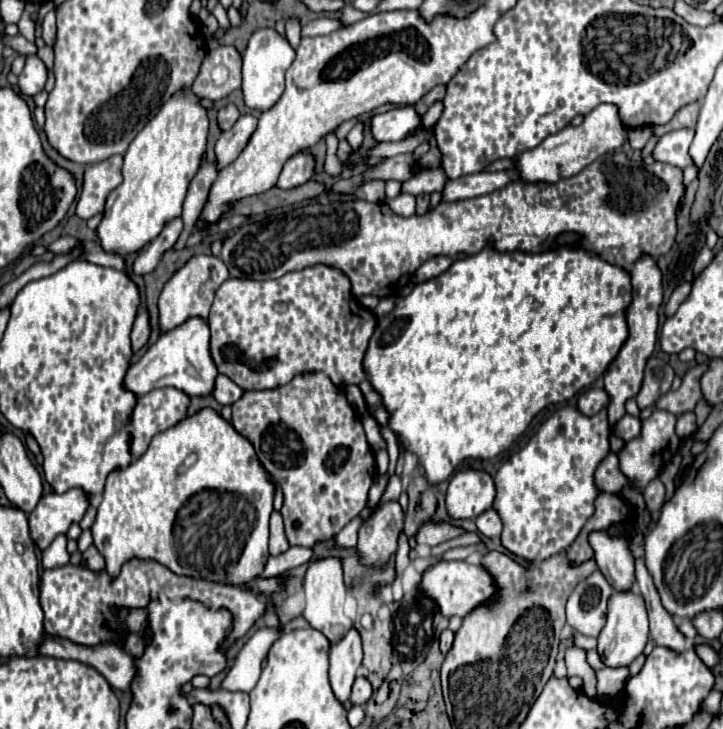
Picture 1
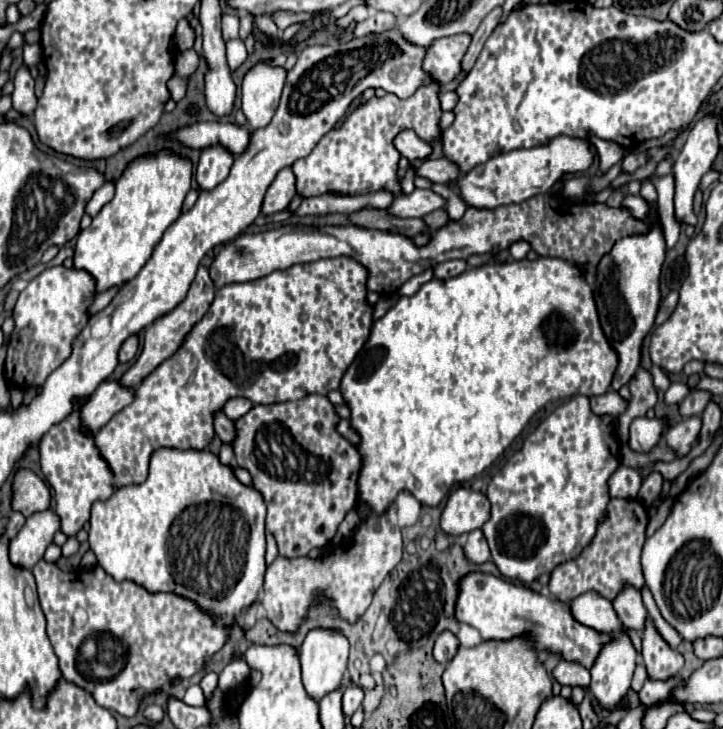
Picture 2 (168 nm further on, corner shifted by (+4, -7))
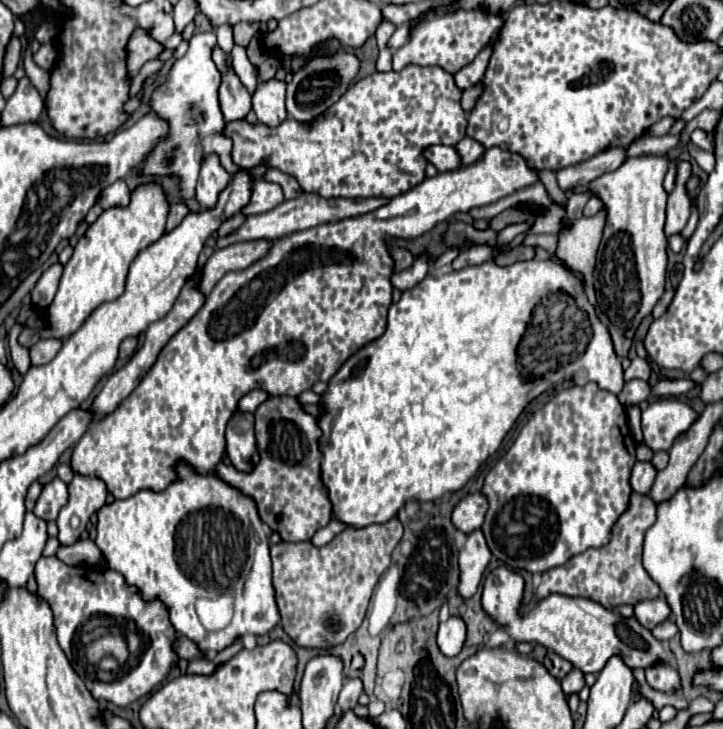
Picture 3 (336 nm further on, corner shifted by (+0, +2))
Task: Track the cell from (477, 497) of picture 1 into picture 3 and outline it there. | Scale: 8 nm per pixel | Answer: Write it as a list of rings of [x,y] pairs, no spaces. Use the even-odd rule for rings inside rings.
[[[483,493],[467,495],[453,511],[453,525],[465,533],[477,531],[487,513],[487,497]]]

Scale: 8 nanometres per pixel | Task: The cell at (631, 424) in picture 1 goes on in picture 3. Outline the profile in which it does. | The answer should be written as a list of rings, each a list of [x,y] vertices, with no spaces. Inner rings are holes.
[[[669,397],[651,403],[643,411],[645,445],[653,451],[669,451],[673,441],[683,435],[699,415],[683,401]]]

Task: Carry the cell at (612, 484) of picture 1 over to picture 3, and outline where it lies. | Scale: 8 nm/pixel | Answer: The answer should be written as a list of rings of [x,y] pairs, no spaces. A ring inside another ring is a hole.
[[[637,461],[635,467],[633,467],[633,475],[631,475],[631,485],[637,493],[649,493],[651,485],[653,485],[653,479],[655,479],[657,471],[653,467],[653,463],[643,463],[643,461]]]

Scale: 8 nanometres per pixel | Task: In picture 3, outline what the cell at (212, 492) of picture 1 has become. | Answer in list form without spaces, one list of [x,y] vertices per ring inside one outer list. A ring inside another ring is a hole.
[[[187,463],[177,467],[179,481],[171,483],[163,493],[139,491],[125,501],[103,505],[97,511],[97,547],[107,559],[113,571],[125,577],[125,583],[137,587],[143,599],[159,599],[167,611],[171,625],[179,635],[189,637],[201,651],[223,651],[233,645],[235,639],[251,633],[265,635],[281,623],[279,607],[275,603],[275,587],[271,583],[271,559],[269,539],[257,515],[253,499],[243,497],[237,489],[229,487],[213,473],[197,475]],[[221,595],[233,597],[233,619],[221,631],[207,631],[195,613],[195,601],[199,597],[217,599]]]

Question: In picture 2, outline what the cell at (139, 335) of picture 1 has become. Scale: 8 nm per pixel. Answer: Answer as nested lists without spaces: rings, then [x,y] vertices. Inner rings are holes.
[[[129,336],[119,350],[119,362],[129,362],[135,358],[135,354],[137,354],[137,336]]]

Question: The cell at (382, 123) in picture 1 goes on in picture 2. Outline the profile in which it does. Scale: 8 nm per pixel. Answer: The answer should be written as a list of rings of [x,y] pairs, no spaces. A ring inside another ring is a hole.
[[[405,128],[403,132],[399,132],[399,136],[395,136],[393,140],[397,152],[401,156],[405,156],[407,160],[417,160],[417,158],[427,158],[431,154],[431,146],[423,140],[419,140],[419,136],[415,136],[415,132],[411,132],[409,128]]]

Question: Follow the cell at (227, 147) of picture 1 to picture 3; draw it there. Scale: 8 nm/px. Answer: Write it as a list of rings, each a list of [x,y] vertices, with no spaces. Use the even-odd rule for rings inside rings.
[[[209,155],[201,167],[201,175],[197,181],[197,203],[201,209],[215,207],[219,193],[227,187],[231,181],[231,175],[221,167],[217,155]]]

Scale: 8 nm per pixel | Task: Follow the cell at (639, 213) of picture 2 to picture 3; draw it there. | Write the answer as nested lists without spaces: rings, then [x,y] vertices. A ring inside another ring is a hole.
[[[667,155],[629,157],[623,167],[603,173],[599,179],[589,183],[589,191],[603,201],[607,211],[593,271],[593,287],[597,293],[601,321],[609,325],[619,357],[627,357],[637,325],[651,313],[665,291],[667,237],[663,233],[663,225],[667,193],[663,189],[663,177],[667,173],[667,165]]]

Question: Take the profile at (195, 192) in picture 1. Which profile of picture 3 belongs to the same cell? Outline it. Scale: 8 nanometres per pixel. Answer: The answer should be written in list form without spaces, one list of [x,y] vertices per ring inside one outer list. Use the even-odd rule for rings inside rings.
[[[177,203],[177,205],[173,205],[171,209],[169,209],[169,217],[167,217],[167,225],[165,225],[165,233],[167,231],[173,231],[181,221],[183,221],[183,217],[187,215],[187,207],[183,205],[183,203]]]

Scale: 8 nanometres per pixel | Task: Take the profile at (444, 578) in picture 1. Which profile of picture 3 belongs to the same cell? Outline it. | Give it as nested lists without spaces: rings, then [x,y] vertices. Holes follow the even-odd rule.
[[[500,566],[485,577],[483,609],[501,627],[505,627],[515,641],[537,641],[567,659],[583,673],[599,673],[607,659],[615,655],[619,655],[631,669],[647,669],[657,663],[671,663],[671,655],[661,645],[661,641],[657,641],[649,629],[639,625],[637,619],[625,619],[619,611],[607,611],[603,605],[591,599],[565,595],[549,595],[533,609],[525,611],[521,597],[523,577],[515,570]]]

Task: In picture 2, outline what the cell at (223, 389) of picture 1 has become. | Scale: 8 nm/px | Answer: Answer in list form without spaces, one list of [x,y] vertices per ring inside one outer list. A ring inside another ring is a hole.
[[[231,398],[231,400],[227,400],[227,404],[223,406],[223,412],[225,412],[227,418],[237,420],[239,416],[247,414],[251,406],[253,406],[253,402],[247,400],[247,398]]]

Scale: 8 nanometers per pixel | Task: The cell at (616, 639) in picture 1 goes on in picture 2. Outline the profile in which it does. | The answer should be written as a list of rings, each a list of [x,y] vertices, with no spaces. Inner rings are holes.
[[[627,632],[611,634],[615,640],[603,644],[595,664],[591,666],[591,694],[603,708],[615,708],[631,686],[637,650]]]

